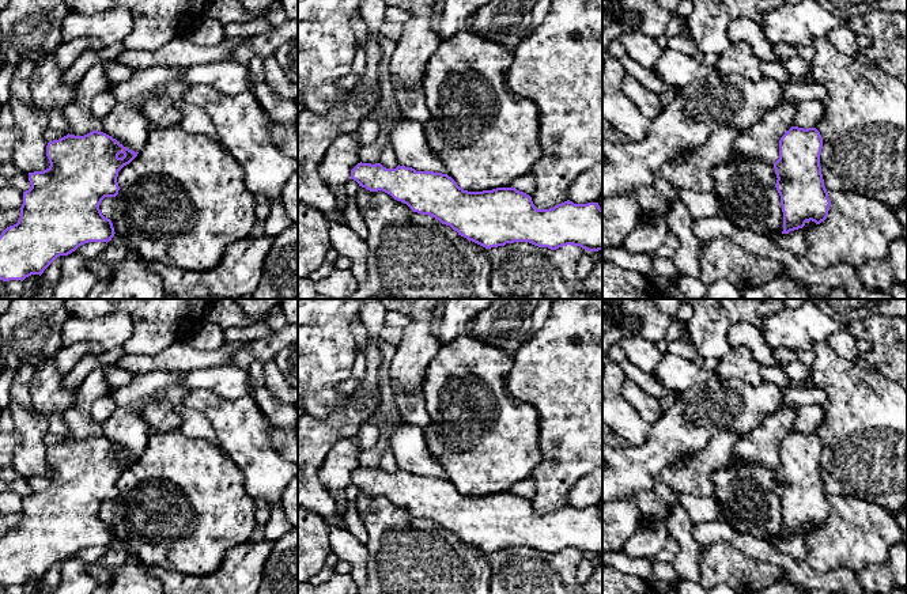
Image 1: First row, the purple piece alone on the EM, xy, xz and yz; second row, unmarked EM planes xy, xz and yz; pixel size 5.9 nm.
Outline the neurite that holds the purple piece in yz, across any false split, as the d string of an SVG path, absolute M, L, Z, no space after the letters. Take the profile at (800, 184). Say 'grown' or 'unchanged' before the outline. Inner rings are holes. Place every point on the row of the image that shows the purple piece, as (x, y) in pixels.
unchanged; M791 126L779 140L779 159L774 163L774 169L778 178L775 188L783 212L782 234L802 228L810 220L820 224L828 216L831 201L821 174L821 148L823 139L816 128Z

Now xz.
unchanged; M360 162L351 170L351 179L370 192L382 190L390 194L413 212L435 217L442 224L450 226L458 235L485 249L529 242L551 250L567 245L581 246L587 251L602 250L602 209L598 203L574 204L567 200L549 209L537 209L529 194L513 186L468 192L447 174L416 171L400 164L396 169L386 169L381 163Z

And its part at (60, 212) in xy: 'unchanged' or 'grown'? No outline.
unchanged

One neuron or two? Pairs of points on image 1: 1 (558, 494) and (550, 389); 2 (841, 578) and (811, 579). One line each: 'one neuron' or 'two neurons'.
1: one neuron
2: one neuron

